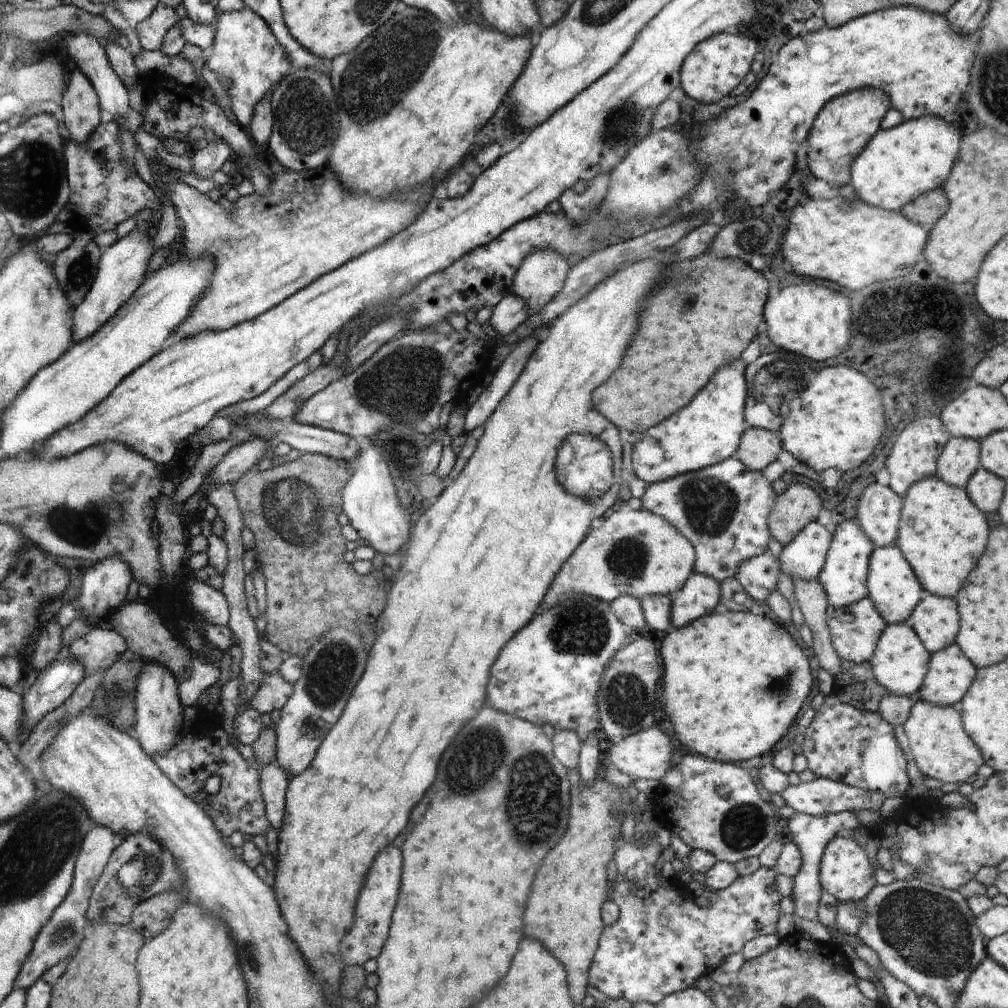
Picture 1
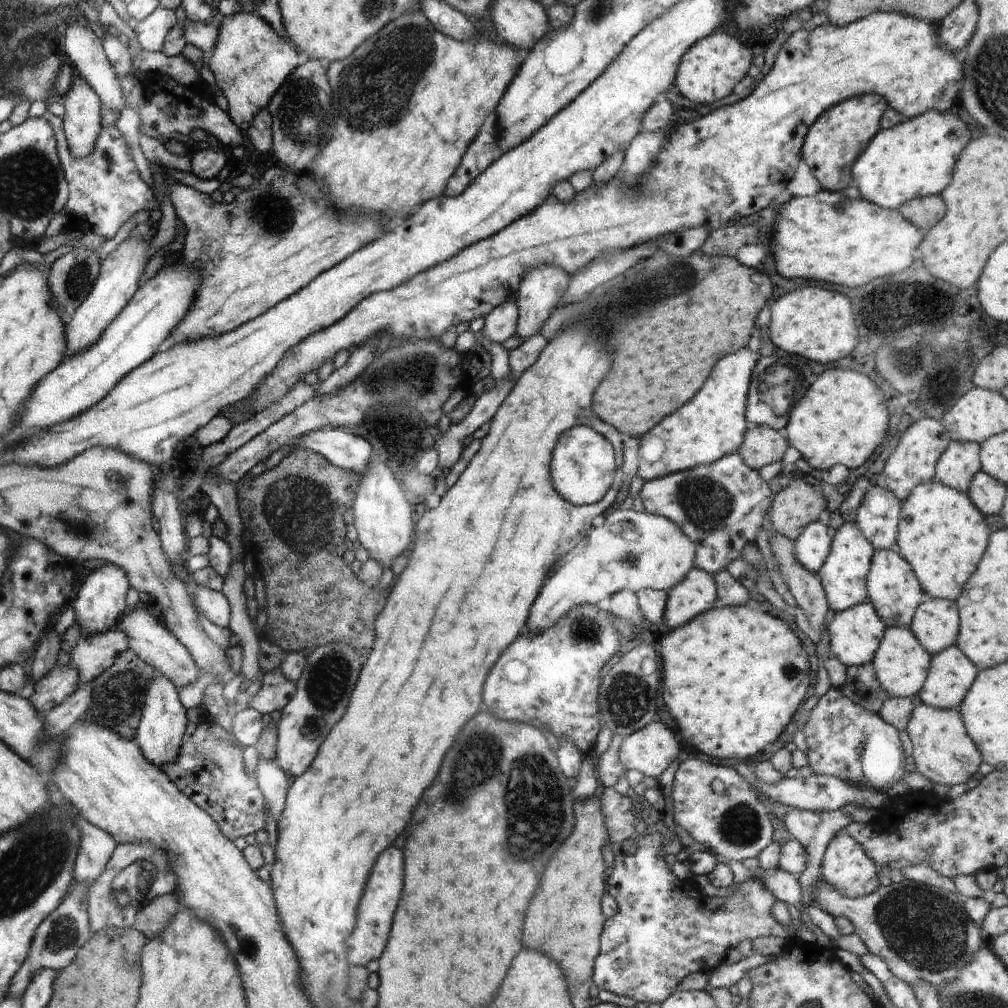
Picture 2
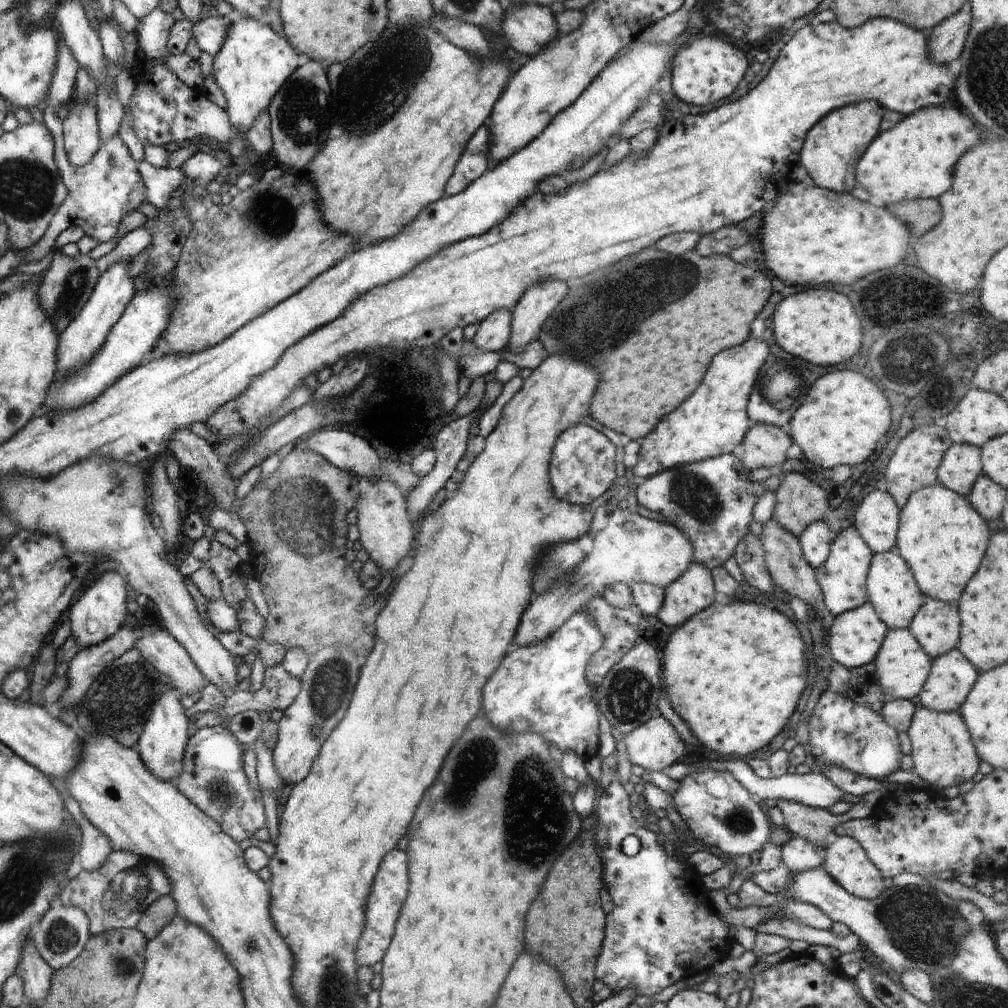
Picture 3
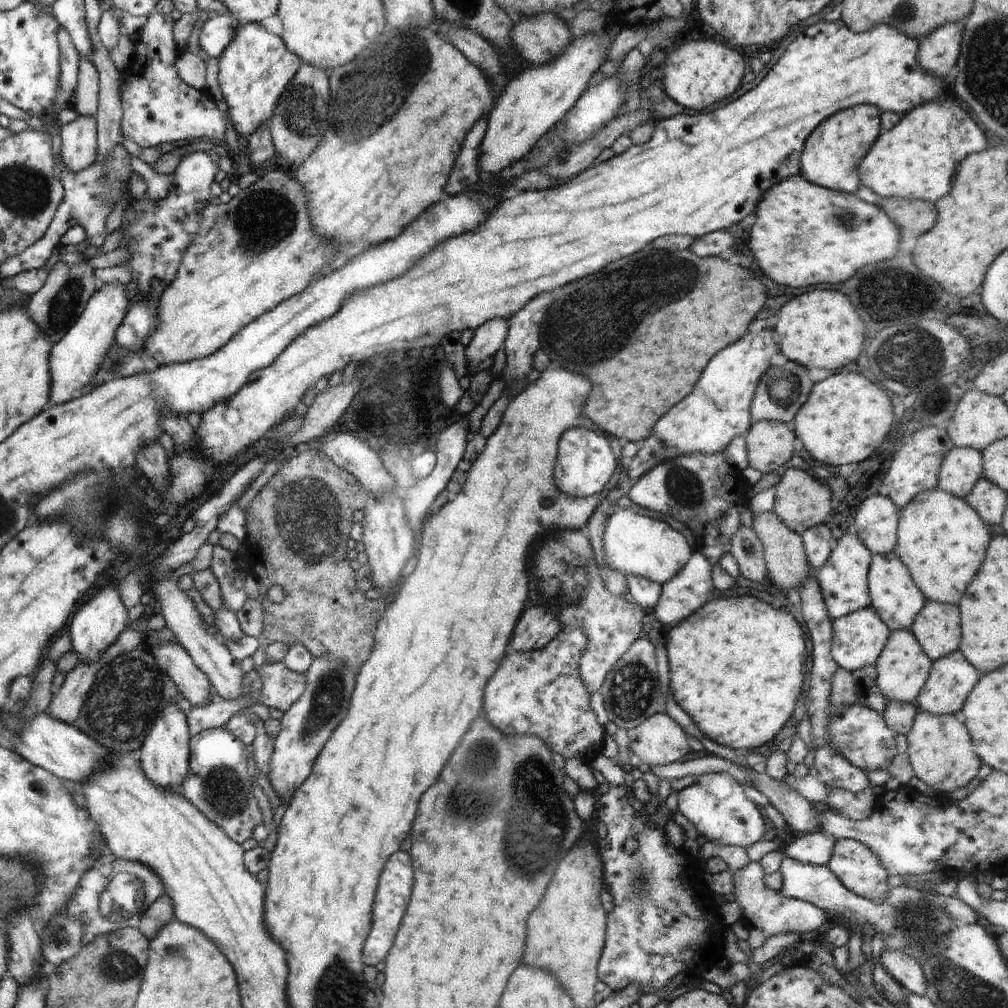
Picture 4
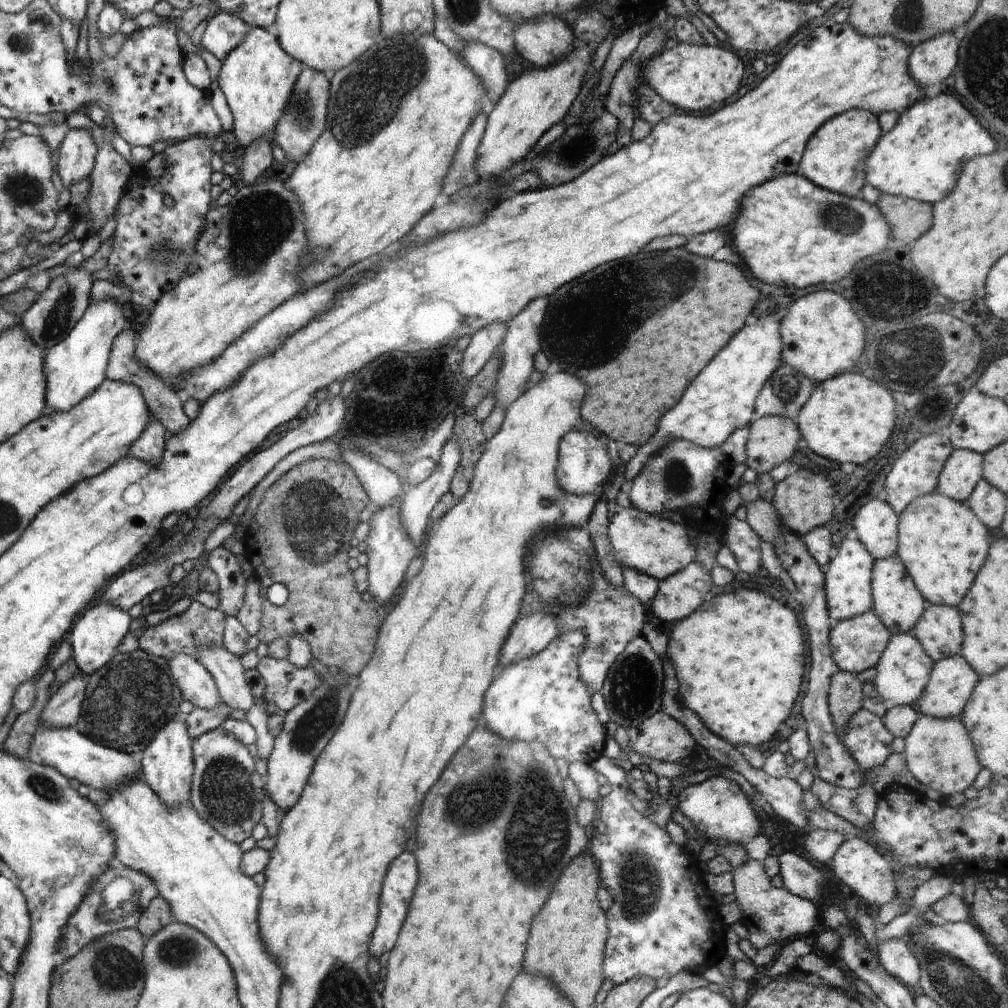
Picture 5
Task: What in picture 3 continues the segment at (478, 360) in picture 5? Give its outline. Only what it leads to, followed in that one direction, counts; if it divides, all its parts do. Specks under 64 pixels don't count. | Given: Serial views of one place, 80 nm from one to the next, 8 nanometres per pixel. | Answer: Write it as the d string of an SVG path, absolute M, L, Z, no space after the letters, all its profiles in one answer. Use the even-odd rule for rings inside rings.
M505 309L494 311L477 326L473 341L482 352L500 353L509 343L511 335L511 312Z

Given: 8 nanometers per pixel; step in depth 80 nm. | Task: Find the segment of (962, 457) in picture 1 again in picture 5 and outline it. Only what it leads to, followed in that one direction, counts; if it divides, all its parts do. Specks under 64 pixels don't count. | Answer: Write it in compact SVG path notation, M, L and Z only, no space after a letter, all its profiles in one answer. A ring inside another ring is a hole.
M954 449L939 474L936 492L956 502L966 503L978 481L983 478L983 455L968 449Z

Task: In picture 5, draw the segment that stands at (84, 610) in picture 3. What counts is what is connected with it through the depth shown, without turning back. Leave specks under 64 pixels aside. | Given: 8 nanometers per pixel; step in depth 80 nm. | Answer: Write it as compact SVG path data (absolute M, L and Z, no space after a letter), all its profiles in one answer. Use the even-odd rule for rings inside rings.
M102 602L82 614L80 620L77 620L75 627L72 628L68 640L72 647L77 669L82 675L87 677L94 675L96 671L106 667L110 660L116 656L116 648L119 648L129 634L128 630L130 630L132 619L123 610Z

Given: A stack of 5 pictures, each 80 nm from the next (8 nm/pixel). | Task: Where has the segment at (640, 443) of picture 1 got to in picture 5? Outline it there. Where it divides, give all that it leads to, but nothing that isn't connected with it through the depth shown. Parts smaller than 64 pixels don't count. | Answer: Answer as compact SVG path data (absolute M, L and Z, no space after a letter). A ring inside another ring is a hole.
M775 313L773 315L762 315L759 319L759 321L755 325L744 325L729 341L728 344L726 344L726 348L720 352L720 354L716 354L714 358L712 358L712 362L696 376L696 380L692 380L692 384L686 388L686 392L684 392L684 396L682 396L682 400L676 404L676 408L672 408L670 412L666 412L662 418L660 418L660 422L658 422L658 428L657 431L648 439L647 443L644 443L643 445L640 445L635 456L632 457L627 463L626 463L626 469L625 469L625 479L628 480L634 480L636 476L640 474L640 471L642 468L644 468L644 465L648 462L648 459L651 456L654 456L657 454L657 452L660 449L663 449L664 447L668 446L672 441L675 441L676 439L682 439L691 443L694 443L696 446L702 447L702 448L712 448L715 446L718 446L719 444L722 444L729 436L734 432L735 430L738 430L738 428L742 428L743 426L750 425L755 419L755 400L757 399L757 396L760 394L760 391L762 390L762 387L764 384L766 384L766 381L778 370L783 364L783 358L781 355L781 348L782 348L782 341L781 341L781 334L780 334L780 319L778 317L775 317L775 315L778 313Z

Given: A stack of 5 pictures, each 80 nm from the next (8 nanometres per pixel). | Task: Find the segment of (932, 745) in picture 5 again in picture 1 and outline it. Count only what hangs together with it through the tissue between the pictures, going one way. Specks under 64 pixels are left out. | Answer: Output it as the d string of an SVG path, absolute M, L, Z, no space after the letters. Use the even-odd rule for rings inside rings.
M915 698L903 727L914 762L925 778L936 778L940 782L960 785L985 764L980 749L964 730L957 706L935 705Z

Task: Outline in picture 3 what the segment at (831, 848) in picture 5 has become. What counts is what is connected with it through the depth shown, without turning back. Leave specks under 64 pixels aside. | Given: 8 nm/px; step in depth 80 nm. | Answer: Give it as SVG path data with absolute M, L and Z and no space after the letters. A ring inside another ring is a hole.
M794 837L781 847L784 866L792 873L818 869L825 861L825 848L802 837Z

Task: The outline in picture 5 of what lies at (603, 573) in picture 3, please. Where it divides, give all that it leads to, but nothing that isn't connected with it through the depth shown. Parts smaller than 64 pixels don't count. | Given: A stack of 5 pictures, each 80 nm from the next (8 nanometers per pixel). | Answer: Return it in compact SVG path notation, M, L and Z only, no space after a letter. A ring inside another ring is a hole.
M632 505L616 513L609 522L609 537L616 560L623 568L630 567L648 576L664 580L667 576L684 570L697 555L691 525L672 523L664 517L653 515ZM534 613L516 620L510 630L510 636L500 655L500 667L514 661L529 659L542 652L558 636L555 621L548 615Z

